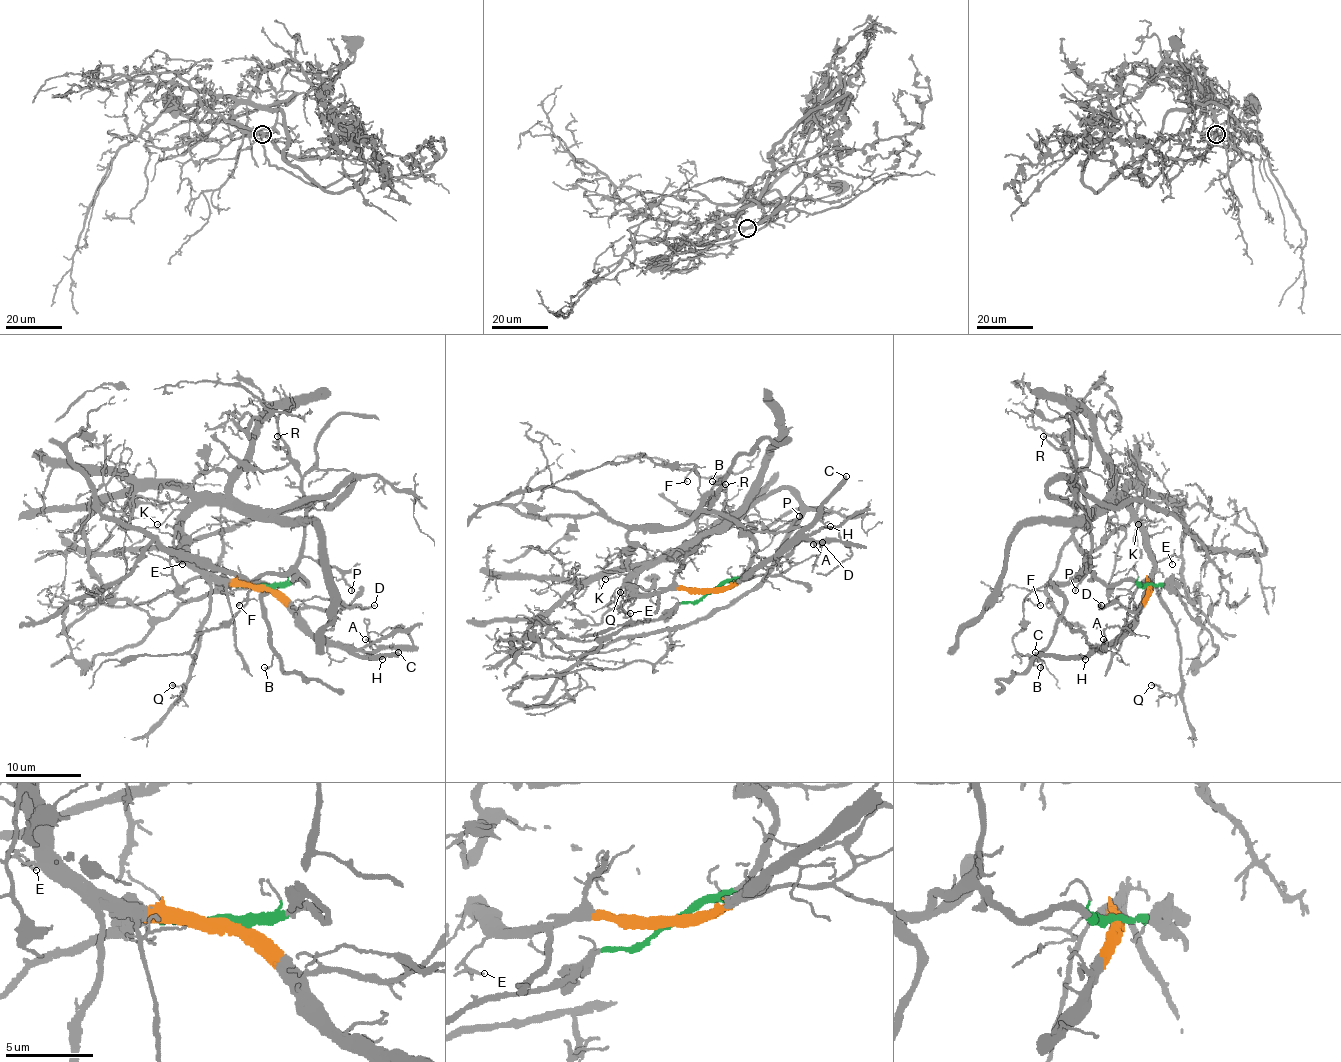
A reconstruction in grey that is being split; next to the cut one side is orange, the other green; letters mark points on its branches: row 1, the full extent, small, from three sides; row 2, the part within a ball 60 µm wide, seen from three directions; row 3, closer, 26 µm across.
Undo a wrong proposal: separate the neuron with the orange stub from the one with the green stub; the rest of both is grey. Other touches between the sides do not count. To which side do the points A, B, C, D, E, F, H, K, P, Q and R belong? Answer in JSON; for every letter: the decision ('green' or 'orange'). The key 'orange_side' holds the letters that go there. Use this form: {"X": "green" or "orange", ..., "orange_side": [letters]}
{"A": "orange", "B": "green", "C": "orange", "D": "orange", "E": "orange", "F": "green", "H": "orange", "K": "orange", "P": "green", "Q": "orange", "R": "green", "orange_side": ["A", "C", "D", "E", "H", "K", "Q"]}

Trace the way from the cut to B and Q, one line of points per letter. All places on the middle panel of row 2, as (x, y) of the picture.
B: (710, 591), (733, 582), (756, 548), (702, 504), (710, 494), (708, 504), (716, 498), (721, 479), (712, 481)
Q: (710, 591), (664, 589), (658, 607), (639, 622), (630, 616), (634, 601), (620, 591)

